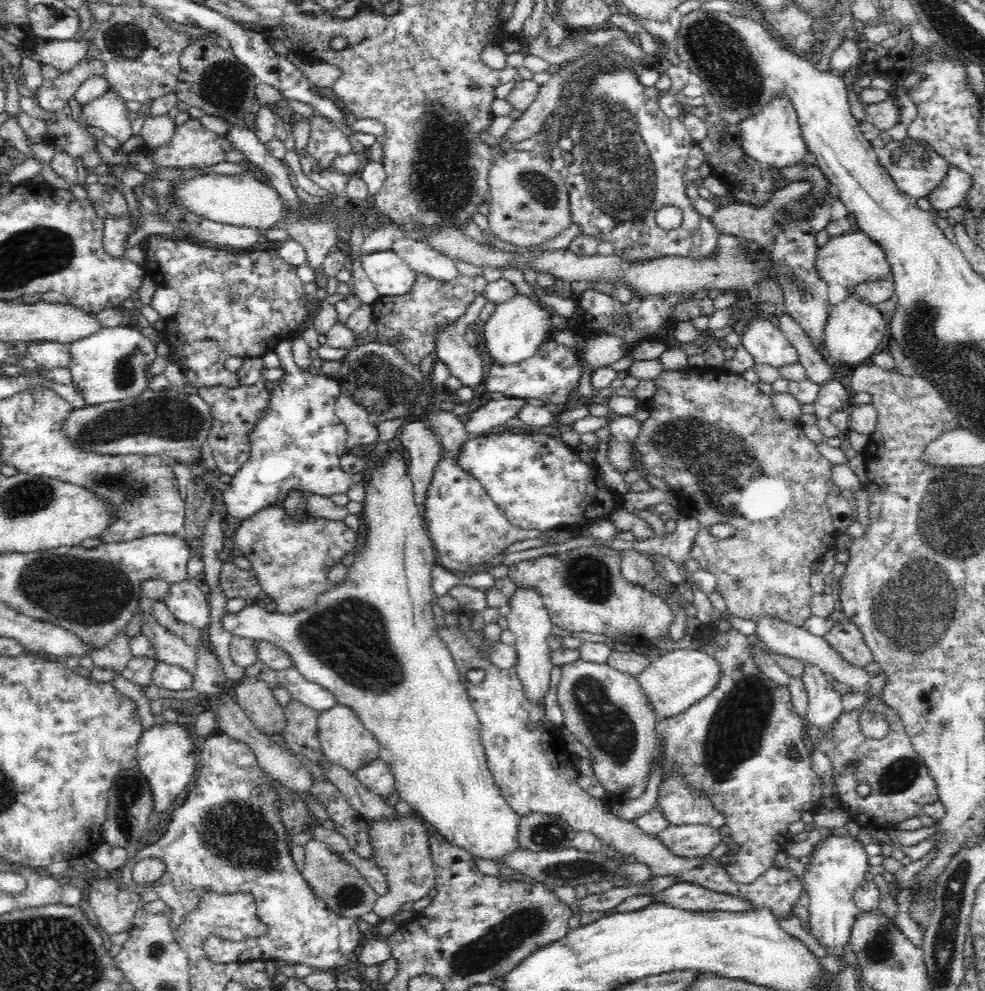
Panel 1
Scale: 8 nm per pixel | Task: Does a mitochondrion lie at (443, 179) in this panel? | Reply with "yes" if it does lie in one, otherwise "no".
yes

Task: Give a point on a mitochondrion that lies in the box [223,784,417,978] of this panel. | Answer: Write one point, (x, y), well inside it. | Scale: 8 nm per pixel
(349, 895)

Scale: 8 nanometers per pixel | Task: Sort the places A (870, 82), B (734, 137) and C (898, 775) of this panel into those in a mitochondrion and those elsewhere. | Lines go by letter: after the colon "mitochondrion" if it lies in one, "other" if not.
A: other
B: other
C: mitochondrion

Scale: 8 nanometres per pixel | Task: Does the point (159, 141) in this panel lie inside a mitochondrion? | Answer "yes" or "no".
no

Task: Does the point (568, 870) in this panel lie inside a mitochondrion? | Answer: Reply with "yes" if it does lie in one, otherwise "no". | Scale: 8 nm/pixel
yes

